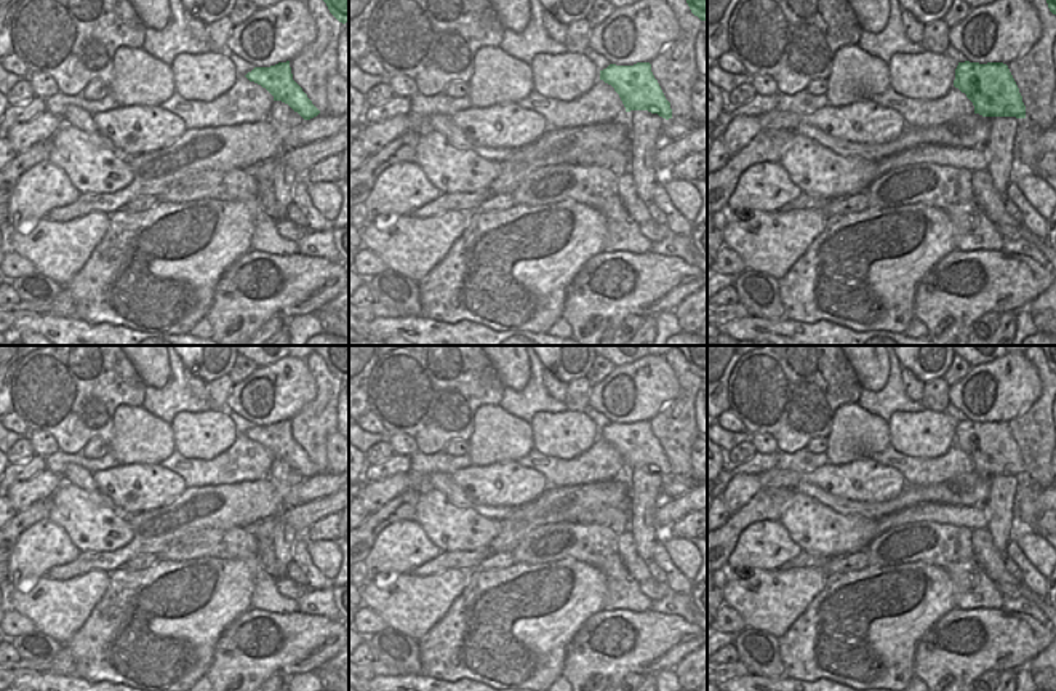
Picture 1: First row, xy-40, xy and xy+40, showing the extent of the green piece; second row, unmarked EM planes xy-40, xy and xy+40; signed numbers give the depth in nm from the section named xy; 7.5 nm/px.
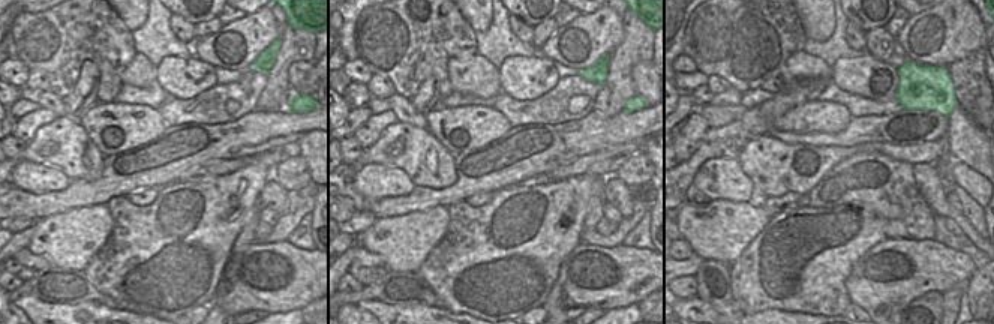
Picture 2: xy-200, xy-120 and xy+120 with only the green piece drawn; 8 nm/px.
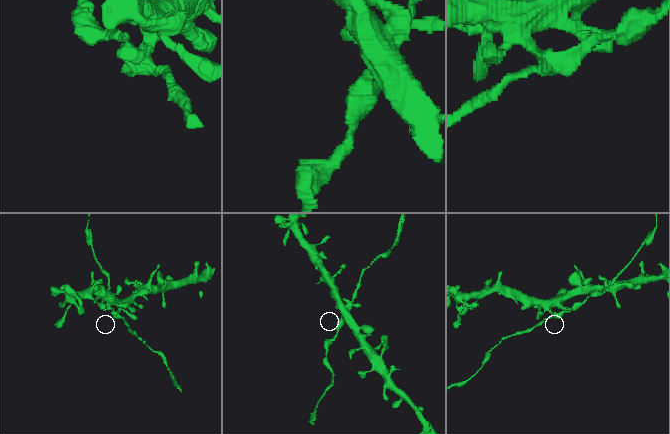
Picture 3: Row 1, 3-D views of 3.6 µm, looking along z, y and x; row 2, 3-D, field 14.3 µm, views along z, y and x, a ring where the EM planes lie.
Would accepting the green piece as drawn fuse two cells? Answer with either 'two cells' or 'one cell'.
two cells

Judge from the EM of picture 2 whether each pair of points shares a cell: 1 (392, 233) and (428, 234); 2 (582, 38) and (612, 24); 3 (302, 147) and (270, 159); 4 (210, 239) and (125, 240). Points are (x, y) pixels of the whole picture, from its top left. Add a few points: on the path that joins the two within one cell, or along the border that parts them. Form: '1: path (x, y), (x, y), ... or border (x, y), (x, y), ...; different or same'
1: path (401, 234), (419, 234); same
2: path (589, 36), (604, 29); same
3: border (281, 150), (285, 155); different
4: path (189, 239), (146, 240); same

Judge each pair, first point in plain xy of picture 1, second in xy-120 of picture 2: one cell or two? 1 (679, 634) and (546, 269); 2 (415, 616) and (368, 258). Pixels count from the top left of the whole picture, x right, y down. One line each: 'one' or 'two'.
1: two
2: two

